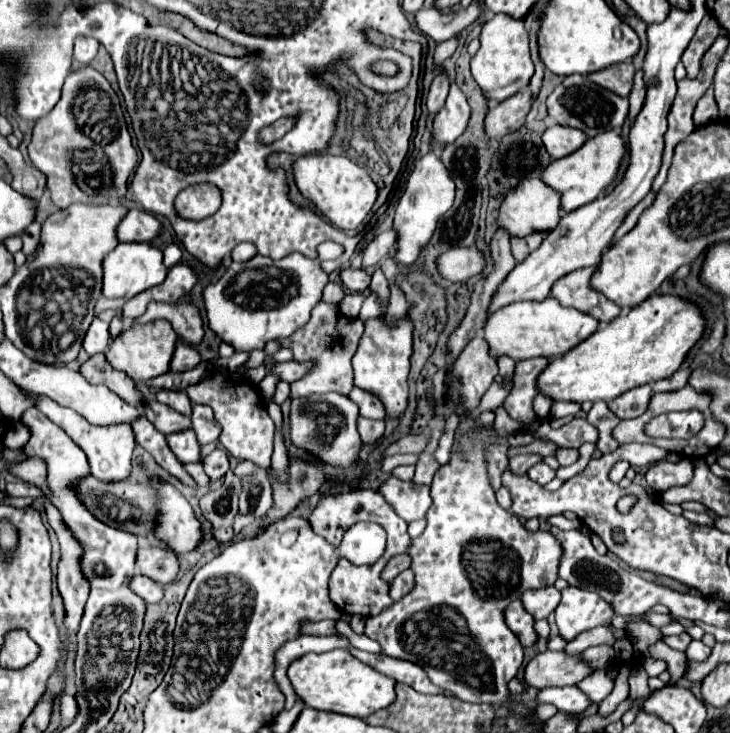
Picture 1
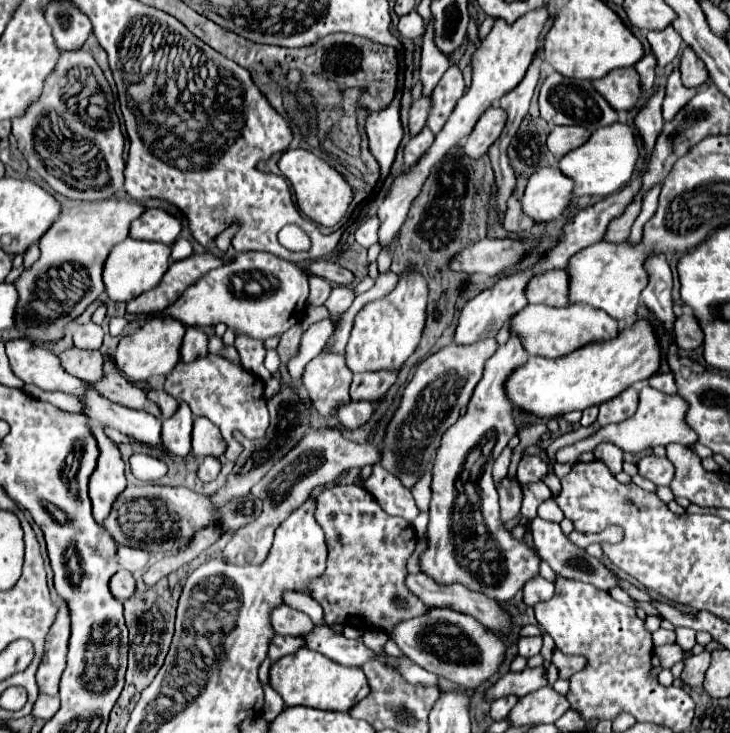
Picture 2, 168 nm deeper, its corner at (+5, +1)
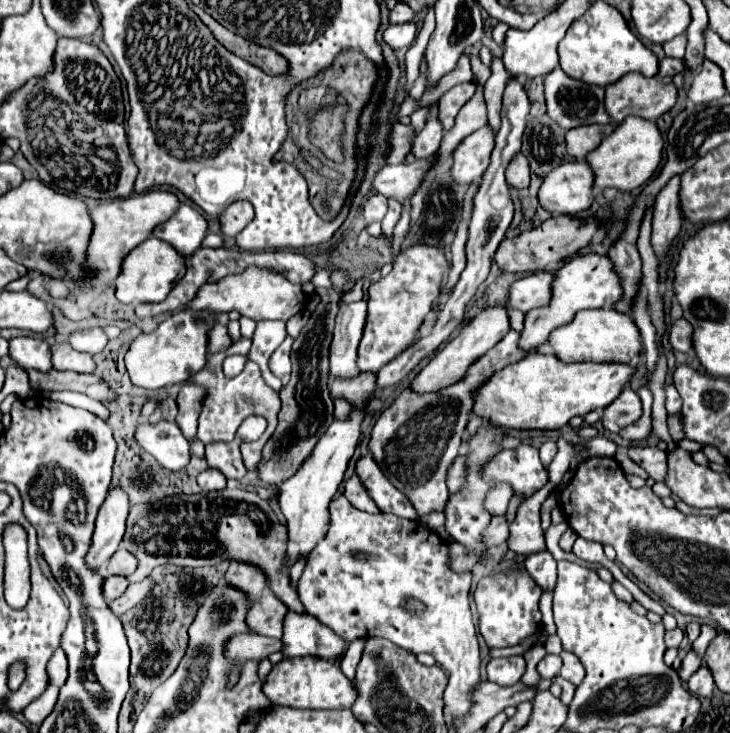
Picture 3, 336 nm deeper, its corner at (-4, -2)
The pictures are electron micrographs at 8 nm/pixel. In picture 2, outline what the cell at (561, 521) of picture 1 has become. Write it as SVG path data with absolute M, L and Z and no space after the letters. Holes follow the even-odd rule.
M552 498L544 501L538 507L537 515L544 520L556 523L560 523L564 518L563 512Z

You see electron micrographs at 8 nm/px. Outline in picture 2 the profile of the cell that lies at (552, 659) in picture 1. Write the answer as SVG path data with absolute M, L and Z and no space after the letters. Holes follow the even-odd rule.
M526 667L522 673L506 673L500 677L492 687L486 689L484 697L486 701L496 701L506 695L524 697L526 693L532 693L546 685L546 669L544 667Z

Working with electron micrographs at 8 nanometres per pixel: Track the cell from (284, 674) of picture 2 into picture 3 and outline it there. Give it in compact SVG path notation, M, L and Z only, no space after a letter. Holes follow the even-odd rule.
M301 656L301 658L283 658L267 676L263 692L273 704L289 708L323 708L323 710L341 710L353 708L359 692L355 684L341 672L341 668L325 658Z

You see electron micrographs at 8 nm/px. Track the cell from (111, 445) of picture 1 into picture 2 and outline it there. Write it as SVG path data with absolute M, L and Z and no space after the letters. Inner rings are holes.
M94 427L94 437L100 447L100 457L98 467L90 477L90 499L98 525L104 525L116 497L126 489L126 477L116 443L104 435L102 427Z

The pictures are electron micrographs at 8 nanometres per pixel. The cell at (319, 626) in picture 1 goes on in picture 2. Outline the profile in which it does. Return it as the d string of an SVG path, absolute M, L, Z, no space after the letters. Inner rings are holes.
M280 605L276 609L272 609L272 629L278 635L294 635L300 637L304 633L308 633L312 629L312 621L308 615L290 609L288 605Z

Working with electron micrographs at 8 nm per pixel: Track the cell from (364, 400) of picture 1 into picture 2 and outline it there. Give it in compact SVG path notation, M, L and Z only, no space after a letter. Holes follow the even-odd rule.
M356 373L354 381L350 385L350 397L352 399L366 399L366 401L376 401L384 397L384 393L390 389L390 385L396 381L398 373Z

